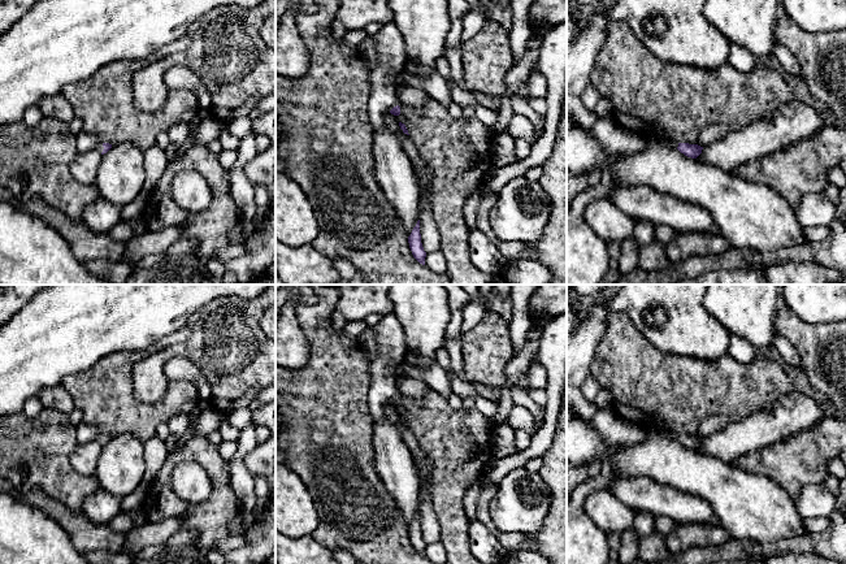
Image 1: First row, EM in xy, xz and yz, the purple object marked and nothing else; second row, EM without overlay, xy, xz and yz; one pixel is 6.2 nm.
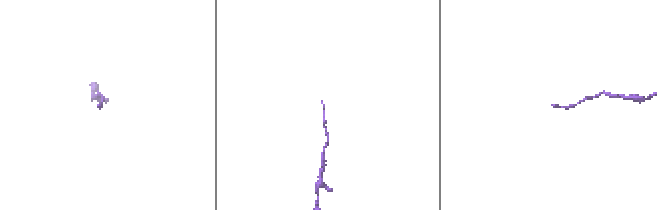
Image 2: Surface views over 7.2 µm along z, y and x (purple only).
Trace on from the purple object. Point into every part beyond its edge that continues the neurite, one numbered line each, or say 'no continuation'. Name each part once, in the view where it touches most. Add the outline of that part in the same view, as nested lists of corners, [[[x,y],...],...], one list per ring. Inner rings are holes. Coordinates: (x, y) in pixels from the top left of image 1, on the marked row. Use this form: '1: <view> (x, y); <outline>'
1: xy (86, 142); [[[84,130],[75,135],[75,142],[81,152],[97,151],[101,153],[104,149],[103,142]]]

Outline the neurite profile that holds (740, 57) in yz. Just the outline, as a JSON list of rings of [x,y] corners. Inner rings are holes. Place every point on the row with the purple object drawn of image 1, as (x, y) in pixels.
[[[732,44],[728,62],[737,70],[747,73],[756,66],[758,60],[746,48]]]

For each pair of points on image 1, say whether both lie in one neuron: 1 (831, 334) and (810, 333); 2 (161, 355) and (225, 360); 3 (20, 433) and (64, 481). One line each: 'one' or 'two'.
1: one
2: one
3: one

